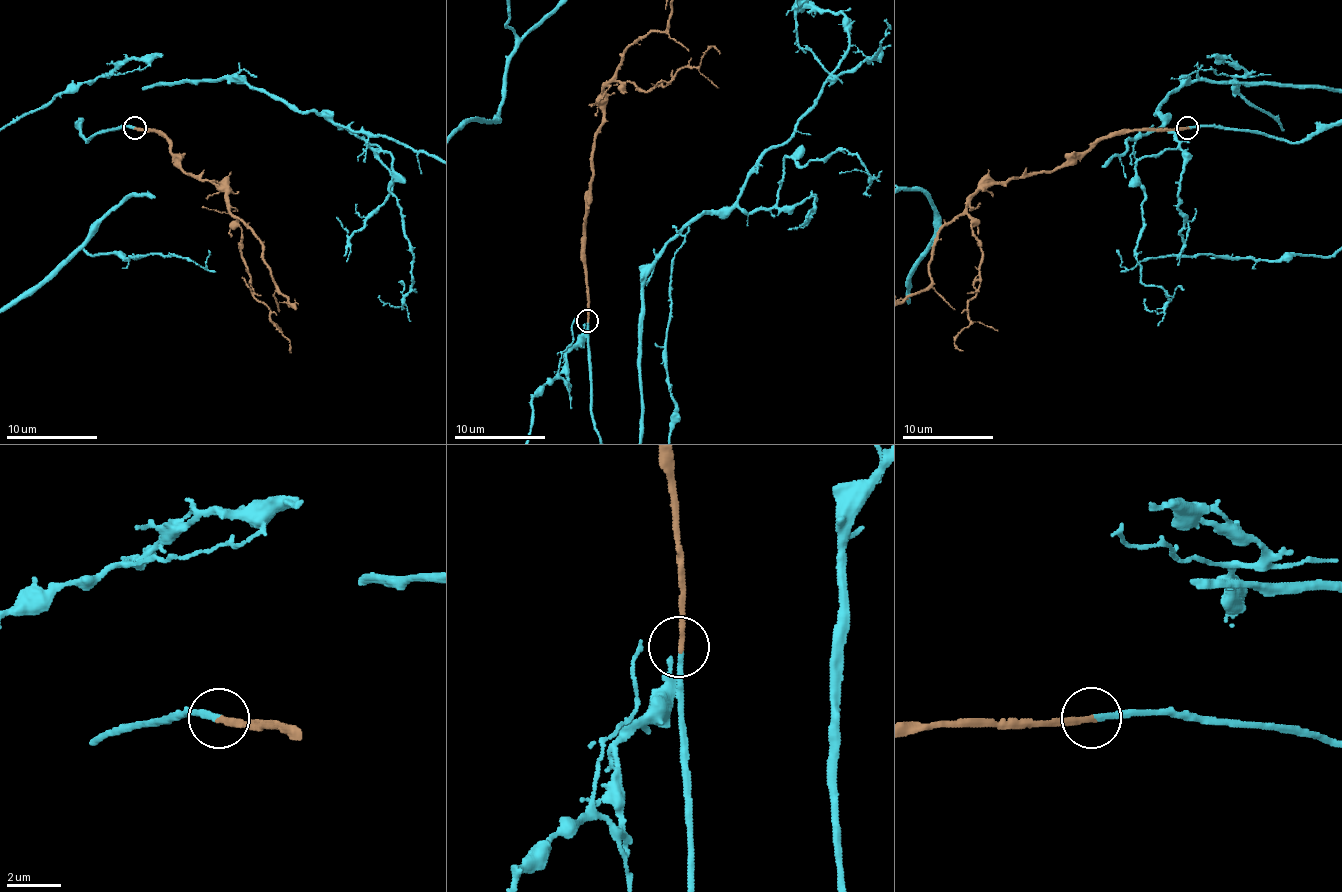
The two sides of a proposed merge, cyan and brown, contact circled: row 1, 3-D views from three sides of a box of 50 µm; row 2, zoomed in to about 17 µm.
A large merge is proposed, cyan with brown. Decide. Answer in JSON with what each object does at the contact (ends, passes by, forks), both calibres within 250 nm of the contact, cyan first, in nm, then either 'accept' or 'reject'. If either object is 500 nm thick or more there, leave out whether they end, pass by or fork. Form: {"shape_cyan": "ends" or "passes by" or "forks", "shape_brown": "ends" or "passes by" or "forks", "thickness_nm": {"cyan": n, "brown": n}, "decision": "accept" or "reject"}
{"shape_cyan": "ends", "shape_brown": "ends", "thickness_nm": {"cyan": 200, "brown": 240}, "decision": "accept"}

